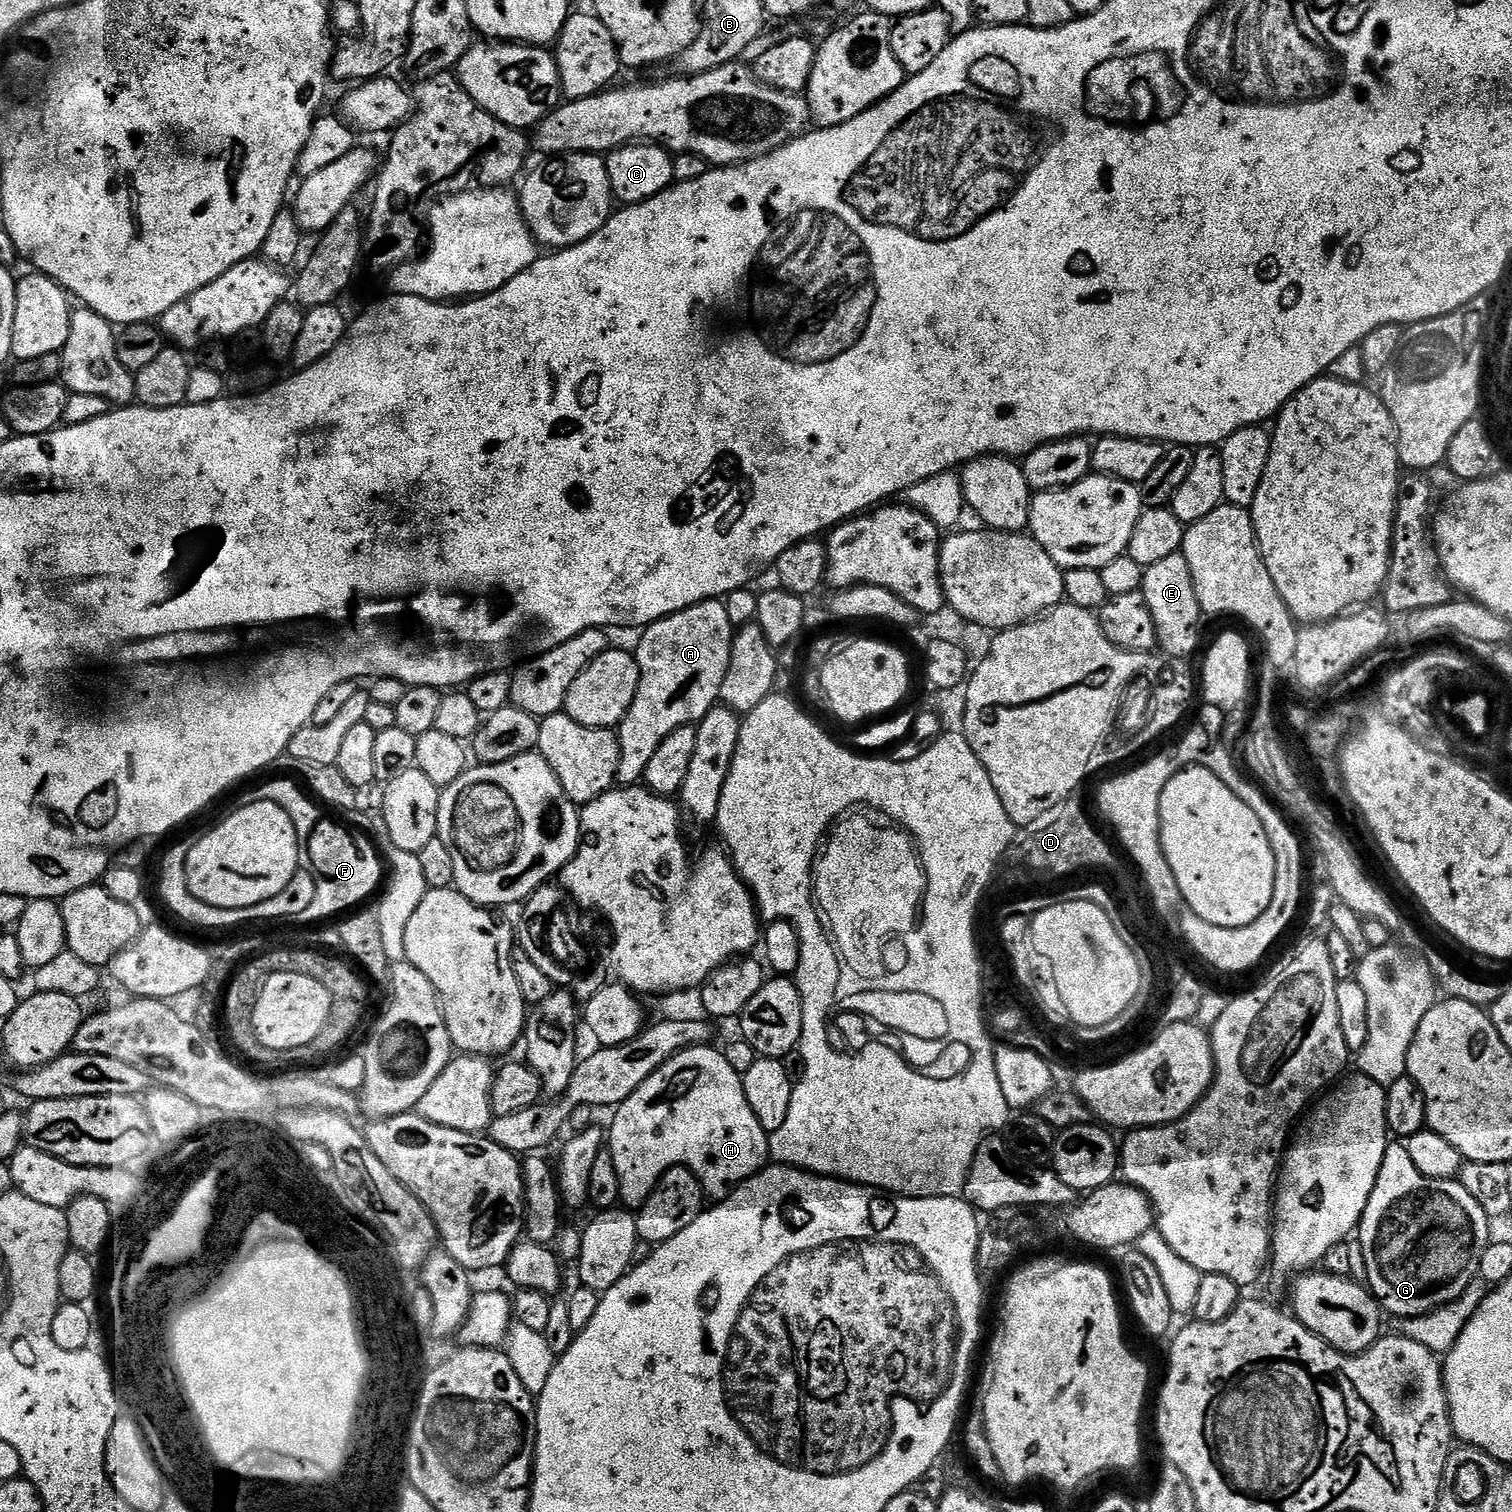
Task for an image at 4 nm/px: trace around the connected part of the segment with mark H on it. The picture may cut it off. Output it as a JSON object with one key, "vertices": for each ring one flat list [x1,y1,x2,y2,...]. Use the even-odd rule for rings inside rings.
{"vertices":[[701,1046,682,1050,670,1058,630,1098,615,1109,612,1129,606,1132,606,1150,614,1158,618,1170,620,1204,628,1210,638,1210,650,1198,660,1179,671,1168,688,1168,695,1174,705,1197,712,1202,722,1202,740,1184,755,1176,769,1163,769,1133,758,1126,750,1102,746,1102,744,1078,726,1062,723,1051,716,1046]]}

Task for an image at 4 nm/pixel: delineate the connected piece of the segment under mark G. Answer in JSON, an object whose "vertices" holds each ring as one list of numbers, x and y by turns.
{"vertices":[[1389,1143,1386,1154,1382,1158,1382,1166,1378,1170,1378,1178,1374,1182,1374,1190,1366,1202,1366,1210,1362,1214,1358,1229,1358,1239,1365,1259,1366,1274,1369,1275,1367,1287,1372,1295,1375,1296,1377,1304,1387,1315,1389,1312,1390,1315,1396,1316,1395,1318,1407,1318,1409,1316,1421,1316,1457,1300,1466,1290,1466,1286,1470,1286,1470,1282,1479,1277,1480,1259,1486,1250,1486,1246,1490,1243,1490,1237,1493,1235,1493,1233,1491,1234,1492,1228,1488,1224,1491,1223,1486,1210,1482,1210,1482,1206,1478,1206,1478,1202,1470,1194,1470,1190,1466,1190,1466,1186,1462,1186,1459,1179,1439,1180,1438,1178,1426,1178,1426,1174,1422,1174,1422,1170,1418,1170,1418,1166,1414,1166,1414,1161,1410,1158,1407,1147,1403,1143]]}

